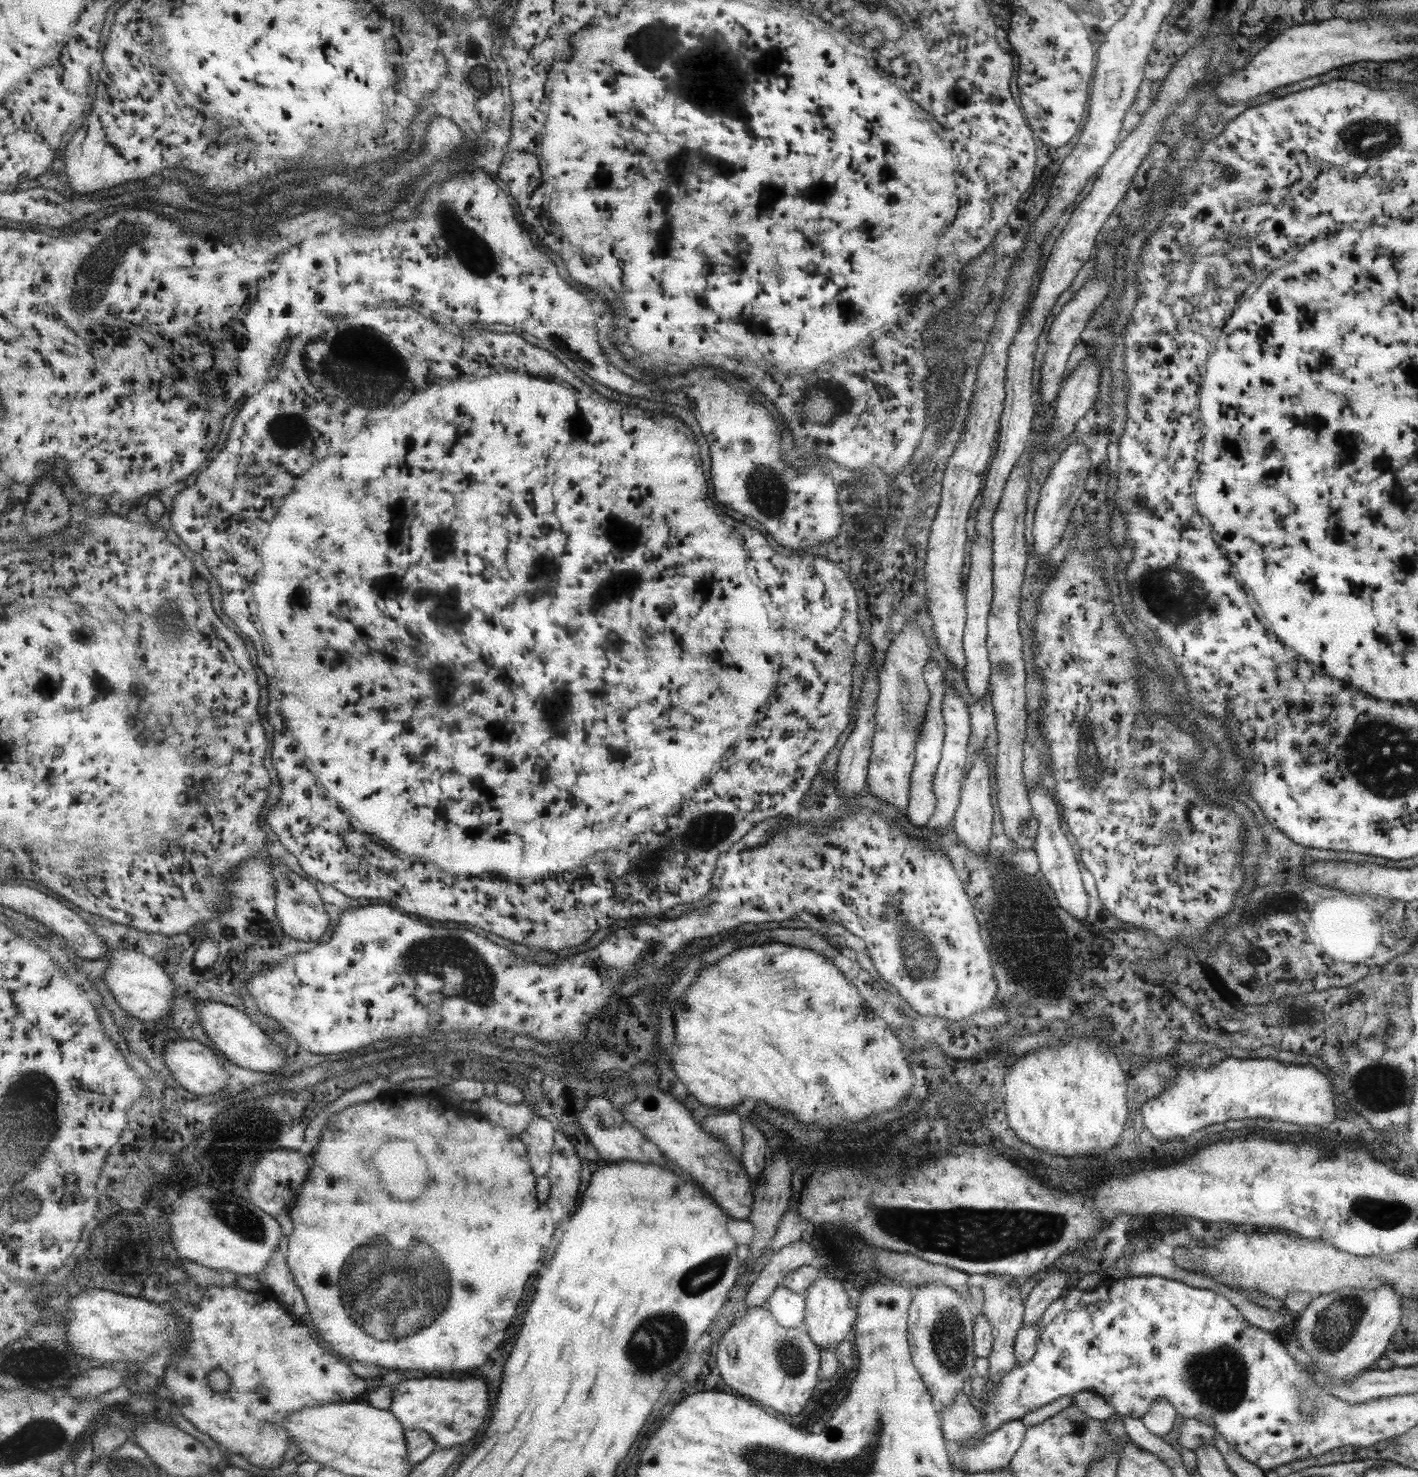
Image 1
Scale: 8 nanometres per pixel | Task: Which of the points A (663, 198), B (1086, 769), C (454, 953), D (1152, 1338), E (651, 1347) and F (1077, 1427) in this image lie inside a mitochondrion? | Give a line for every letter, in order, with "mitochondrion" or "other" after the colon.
A: other
B: mitochondrion
C: mitochondrion
D: other
E: mitochondrion
F: mitochondrion

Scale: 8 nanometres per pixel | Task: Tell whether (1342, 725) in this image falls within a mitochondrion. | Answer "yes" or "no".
no

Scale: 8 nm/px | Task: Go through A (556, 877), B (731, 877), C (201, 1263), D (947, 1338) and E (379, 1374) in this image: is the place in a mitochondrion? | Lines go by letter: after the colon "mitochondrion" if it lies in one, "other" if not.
A: other
B: other
C: other
D: mitochondrion
E: other

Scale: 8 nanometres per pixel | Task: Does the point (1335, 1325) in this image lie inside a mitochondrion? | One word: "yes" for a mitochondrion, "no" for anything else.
yes

